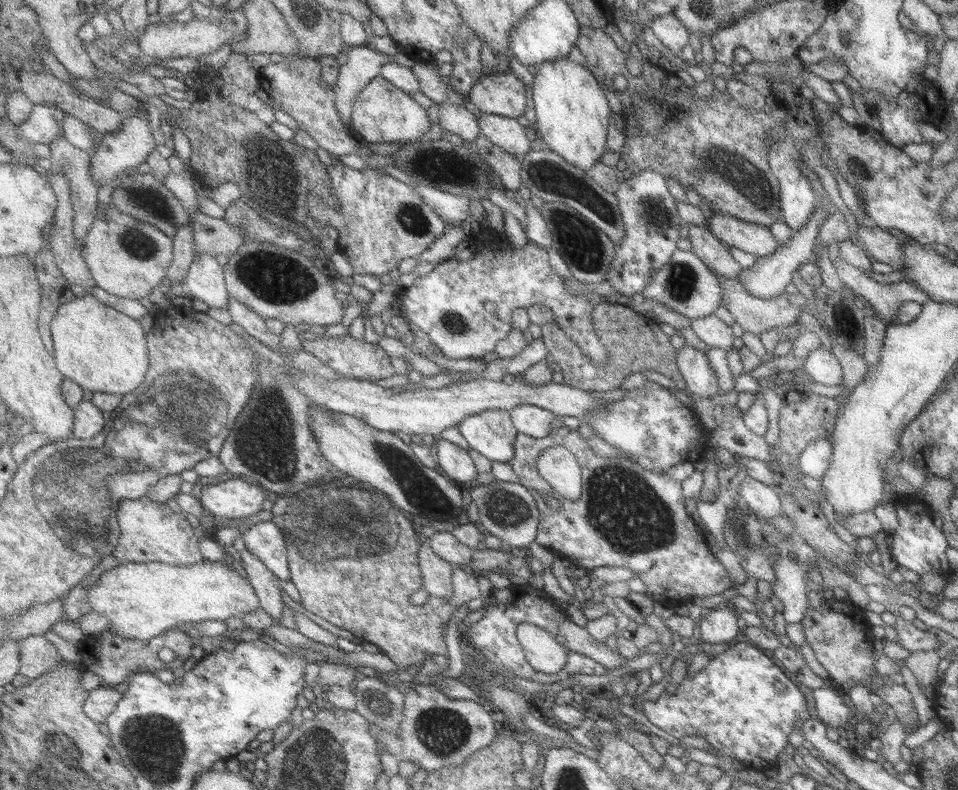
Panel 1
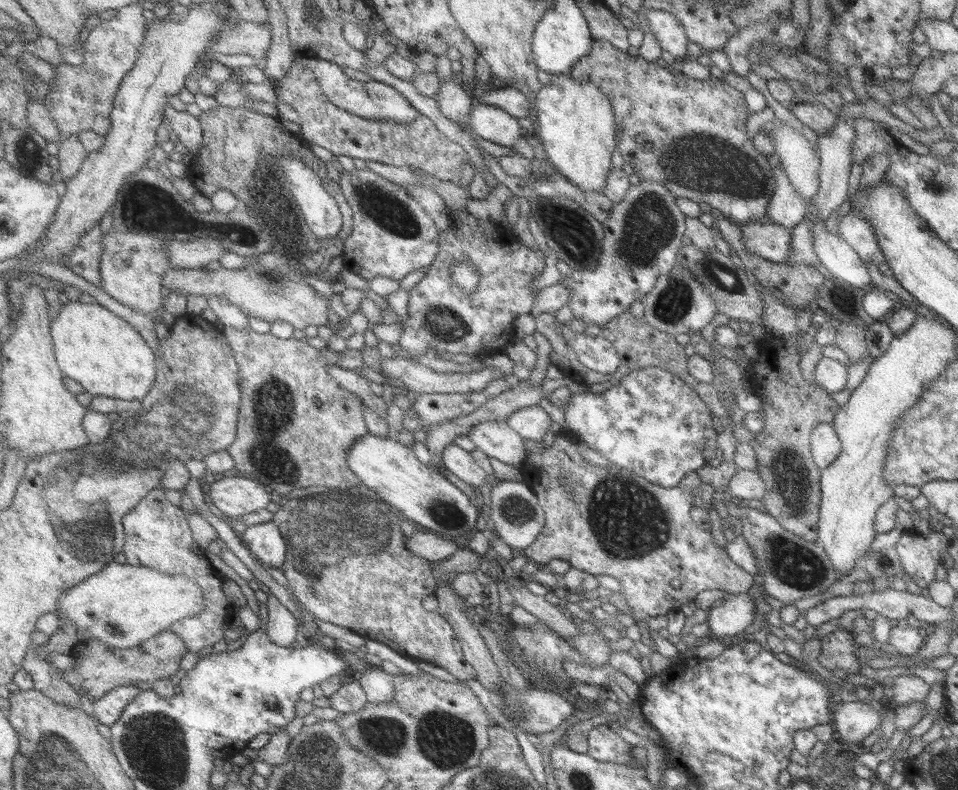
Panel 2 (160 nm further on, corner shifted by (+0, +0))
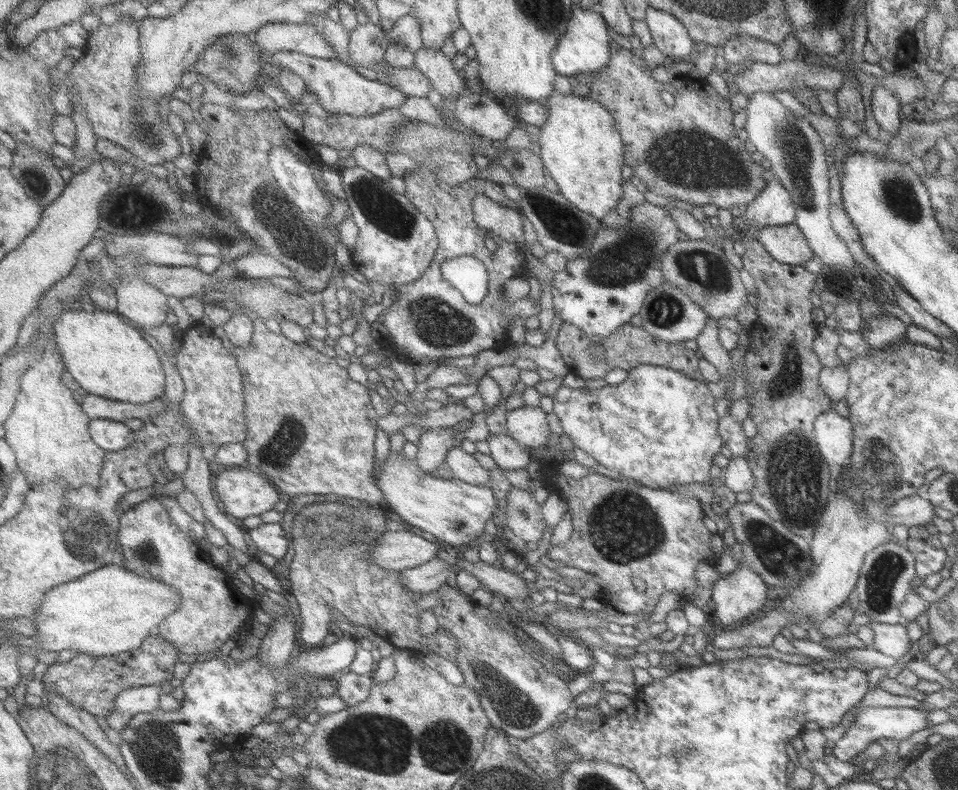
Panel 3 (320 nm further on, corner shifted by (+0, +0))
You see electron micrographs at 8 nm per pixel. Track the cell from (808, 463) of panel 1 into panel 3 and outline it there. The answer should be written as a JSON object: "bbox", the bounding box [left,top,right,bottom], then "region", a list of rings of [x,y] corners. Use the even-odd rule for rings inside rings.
{"bbox":[812,408,852,469],"region":[[[829,408],[815,417],[812,431],[818,454],[829,469],[849,464],[852,426],[848,418]]]}

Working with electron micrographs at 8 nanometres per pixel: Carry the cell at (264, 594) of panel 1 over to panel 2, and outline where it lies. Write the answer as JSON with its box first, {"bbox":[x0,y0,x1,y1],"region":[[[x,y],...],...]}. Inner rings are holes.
{"bbox":[264,588,300,647],"region":[[[267,588],[264,590],[268,594],[267,608],[268,617],[264,627],[269,638],[277,646],[291,647],[291,644],[297,640],[300,622],[295,615],[283,603],[272,594]]]}

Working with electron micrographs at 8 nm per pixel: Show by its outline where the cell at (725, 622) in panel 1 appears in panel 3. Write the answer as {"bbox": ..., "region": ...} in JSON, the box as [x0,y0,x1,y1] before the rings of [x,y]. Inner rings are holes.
{"bbox":[710,566,769,629],"region":[[[739,566],[712,584],[710,595],[719,618],[719,628],[731,629],[735,622],[743,622],[757,616],[766,608],[765,591],[769,586],[748,567]]]}

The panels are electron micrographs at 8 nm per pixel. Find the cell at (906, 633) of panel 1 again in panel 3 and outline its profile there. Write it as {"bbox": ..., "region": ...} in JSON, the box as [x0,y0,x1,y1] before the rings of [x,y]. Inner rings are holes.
{"bbox":[866,621,914,661],"region":[[[868,621],[866,624],[873,632],[873,641],[870,648],[900,661],[913,655],[914,651],[909,650],[911,644],[907,638],[906,627],[901,622],[881,624]]]}

